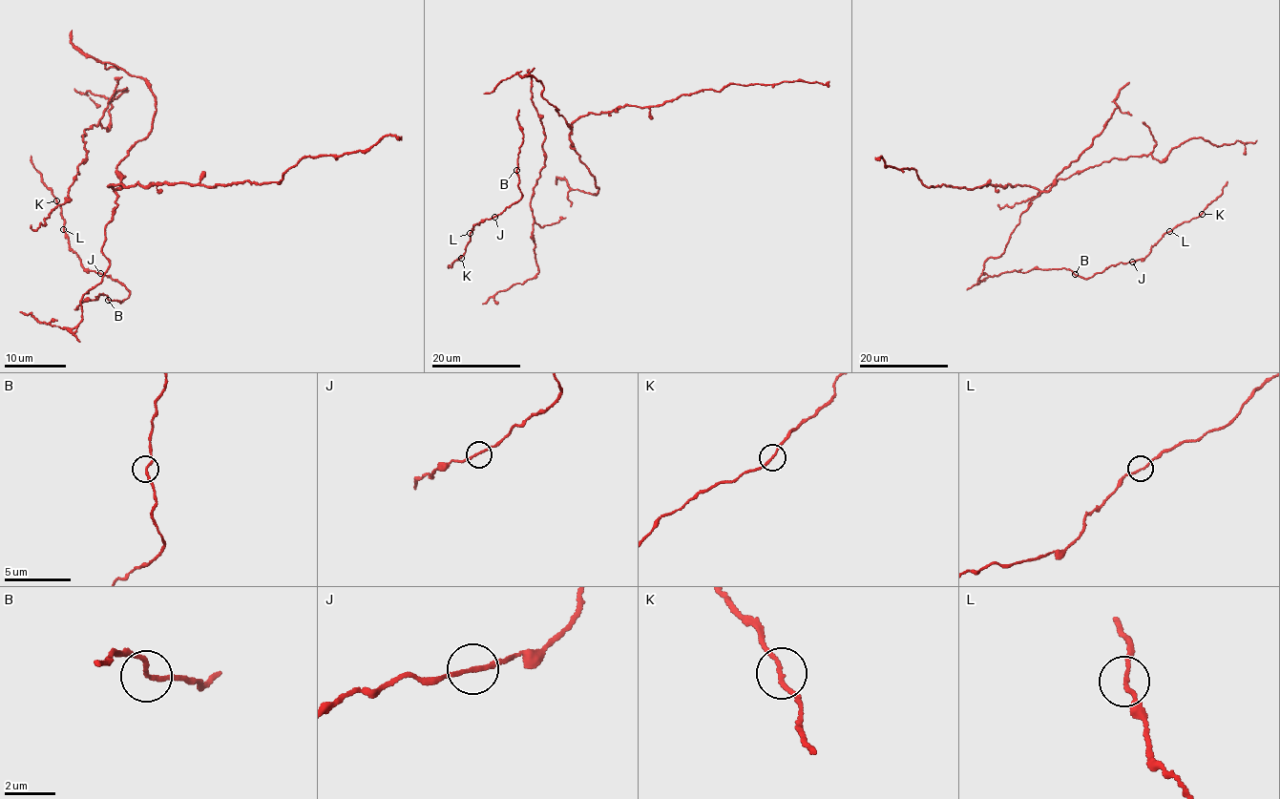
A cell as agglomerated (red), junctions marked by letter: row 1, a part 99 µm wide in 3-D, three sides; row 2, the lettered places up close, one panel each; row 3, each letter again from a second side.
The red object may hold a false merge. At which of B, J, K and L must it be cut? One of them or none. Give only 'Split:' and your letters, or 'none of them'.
Split: none of them

